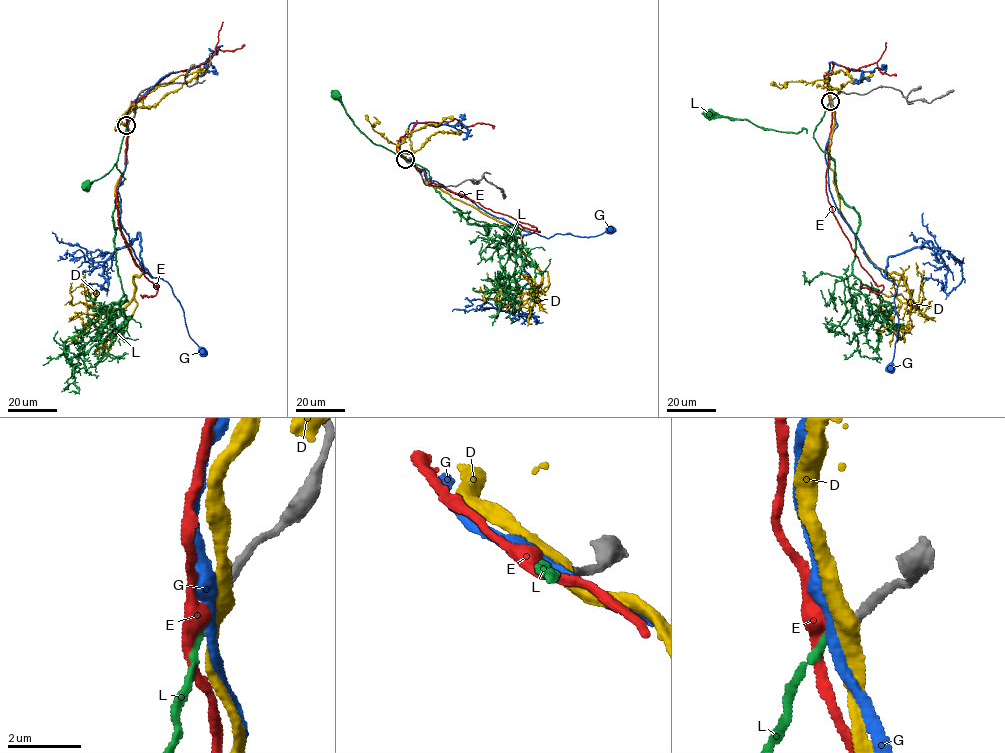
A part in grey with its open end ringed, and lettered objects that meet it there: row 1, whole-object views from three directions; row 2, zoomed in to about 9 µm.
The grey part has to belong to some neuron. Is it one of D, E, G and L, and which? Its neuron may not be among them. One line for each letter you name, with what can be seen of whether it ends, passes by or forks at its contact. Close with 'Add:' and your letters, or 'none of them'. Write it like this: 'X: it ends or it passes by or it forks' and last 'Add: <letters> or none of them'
L: it ends
Add: L

